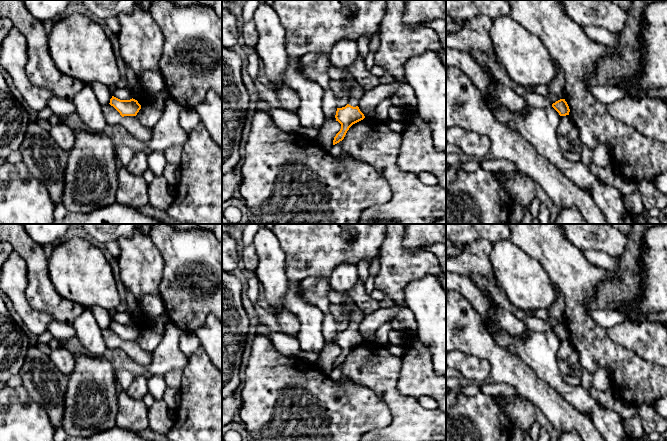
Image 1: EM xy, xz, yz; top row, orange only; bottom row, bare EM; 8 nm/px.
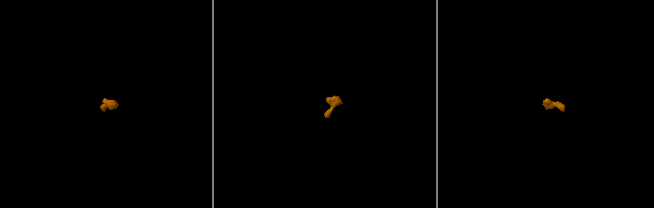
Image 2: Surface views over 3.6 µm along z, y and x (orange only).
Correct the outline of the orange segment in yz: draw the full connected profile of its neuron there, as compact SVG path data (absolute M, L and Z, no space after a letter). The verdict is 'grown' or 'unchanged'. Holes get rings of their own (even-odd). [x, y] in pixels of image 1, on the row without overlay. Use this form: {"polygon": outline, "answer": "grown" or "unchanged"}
{"polygon": "M526 314L521 320L530 331L539 333L553 331L560 340L569 339L570 333L565 323L560 323L551 328L545 320L529 314Z", "answer": "grown"}

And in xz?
{"polygon": "M355 305L350 316L348 328L345 331L337 332L335 342L336 345L341 348L341 353L334 361L333 369L344 363L347 355L353 348L365 342L364 338L358 331L358 327L364 316L365 314Z", "answer": "grown"}

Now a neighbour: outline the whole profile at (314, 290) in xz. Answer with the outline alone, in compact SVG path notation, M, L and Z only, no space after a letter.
M310 276L299 282L300 295L309 304L319 308L326 316L323 321L322 334L326 343L336 344L336 319L330 314L331 302L328 293L332 290L330 277Z

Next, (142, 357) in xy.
M110 328L101 329L103 340L109 349L121 348L126 354L143 368L147 368L152 362L152 351L143 350L136 340L124 340Z

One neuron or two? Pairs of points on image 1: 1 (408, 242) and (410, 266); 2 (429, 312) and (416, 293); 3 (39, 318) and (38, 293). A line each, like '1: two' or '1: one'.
1: two
2: one
3: two

